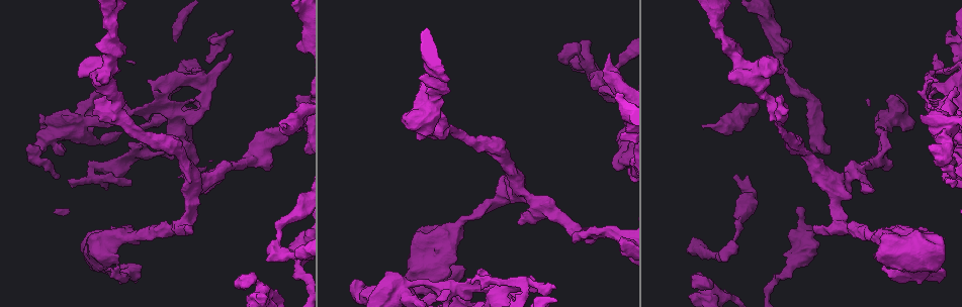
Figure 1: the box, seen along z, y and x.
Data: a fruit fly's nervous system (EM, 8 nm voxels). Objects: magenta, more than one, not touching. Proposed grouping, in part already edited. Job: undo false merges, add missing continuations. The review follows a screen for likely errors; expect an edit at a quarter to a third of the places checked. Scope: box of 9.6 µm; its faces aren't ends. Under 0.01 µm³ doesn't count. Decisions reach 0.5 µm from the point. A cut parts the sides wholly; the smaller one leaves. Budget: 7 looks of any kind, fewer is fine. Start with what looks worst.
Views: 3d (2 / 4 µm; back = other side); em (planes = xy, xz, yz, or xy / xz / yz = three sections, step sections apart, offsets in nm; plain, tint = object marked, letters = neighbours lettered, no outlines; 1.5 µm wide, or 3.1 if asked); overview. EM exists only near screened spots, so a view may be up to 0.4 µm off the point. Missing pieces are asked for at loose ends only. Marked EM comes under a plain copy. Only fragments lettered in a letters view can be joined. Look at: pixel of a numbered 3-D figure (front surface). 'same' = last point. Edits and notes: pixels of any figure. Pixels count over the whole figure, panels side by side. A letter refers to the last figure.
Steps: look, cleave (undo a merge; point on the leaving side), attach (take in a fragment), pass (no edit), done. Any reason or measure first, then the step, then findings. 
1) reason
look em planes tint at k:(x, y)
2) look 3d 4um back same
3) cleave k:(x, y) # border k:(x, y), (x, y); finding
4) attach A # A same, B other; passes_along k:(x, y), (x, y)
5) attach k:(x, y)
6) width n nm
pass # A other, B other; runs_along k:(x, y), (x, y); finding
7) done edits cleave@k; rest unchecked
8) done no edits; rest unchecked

branch stops here
look em xz step 4 letters at 1:(712, 286)

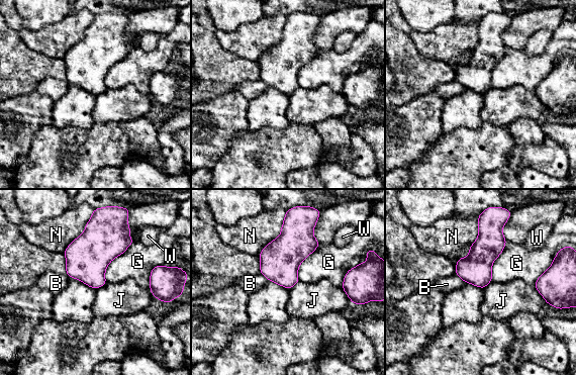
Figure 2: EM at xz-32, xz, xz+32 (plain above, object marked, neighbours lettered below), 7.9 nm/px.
longest_contact N 440 nm
pass # B other, G other, J other, N other, W other; border 2:(534, 286), (547, 303); no lettered fragment goes on from it

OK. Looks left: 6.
abrupt turn
look em planes letters at 1:(279, 233)

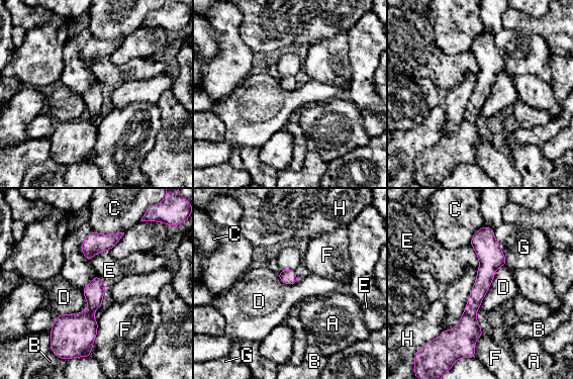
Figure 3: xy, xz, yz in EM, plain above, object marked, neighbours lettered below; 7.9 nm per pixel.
longest_contact G 300 nm
pass # A other, B other, C other, D other, E other, F other, G other, H other; border 3:(83, 289), (88, 308), (61, 314); continuous, no second cell

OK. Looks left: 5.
sudden change in width
look em yz step 8 tint at 1:(428, 296)

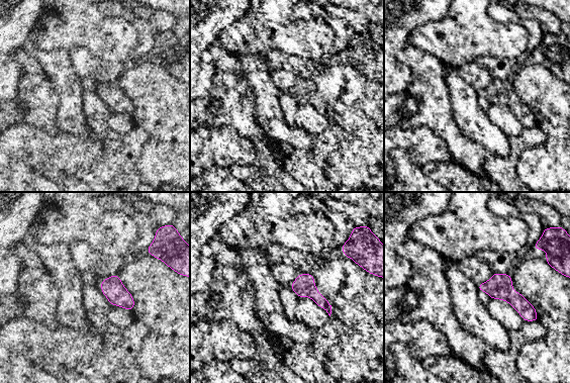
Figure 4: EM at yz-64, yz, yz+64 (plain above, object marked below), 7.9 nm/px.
look em planes letters same

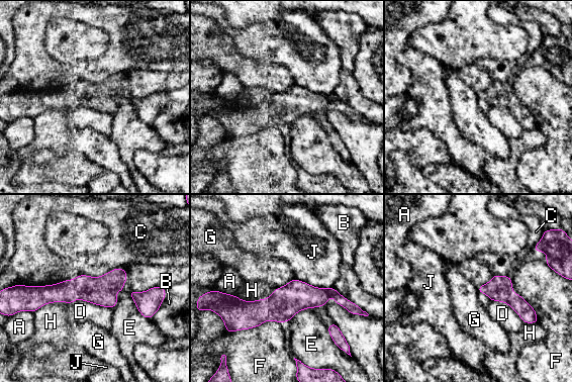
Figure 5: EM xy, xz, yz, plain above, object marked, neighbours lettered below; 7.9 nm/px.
longest_contact F 380 nm
pass # A other, B other, C other, D other, E other, F other, G other, H other, J other; runs_along 5:(226, 296), (239, 308), (323, 294), (346, 304); continuous, no second cell

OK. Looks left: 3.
done no edits; rest unchecked

